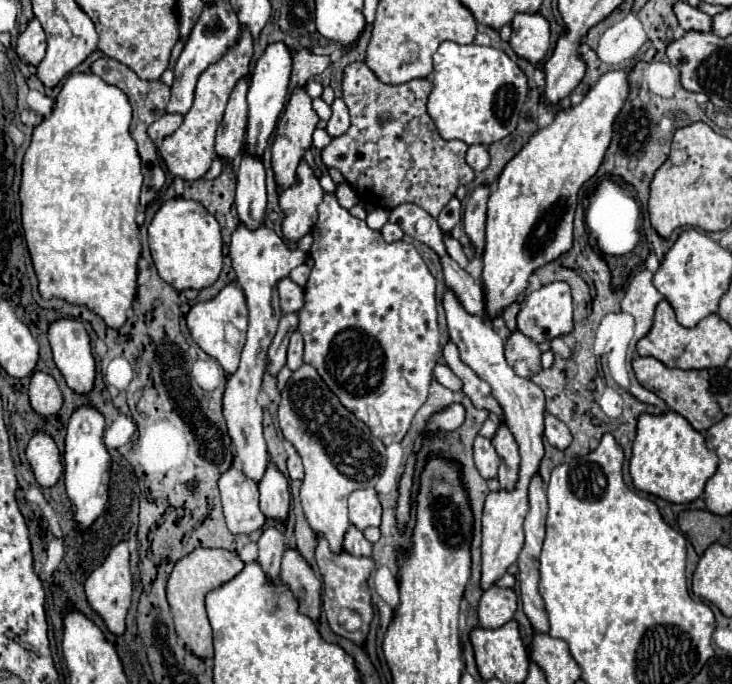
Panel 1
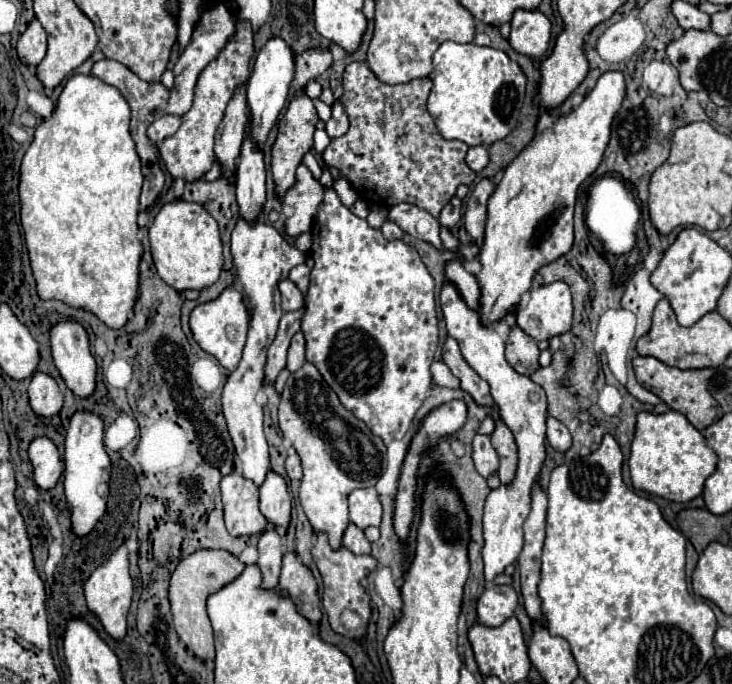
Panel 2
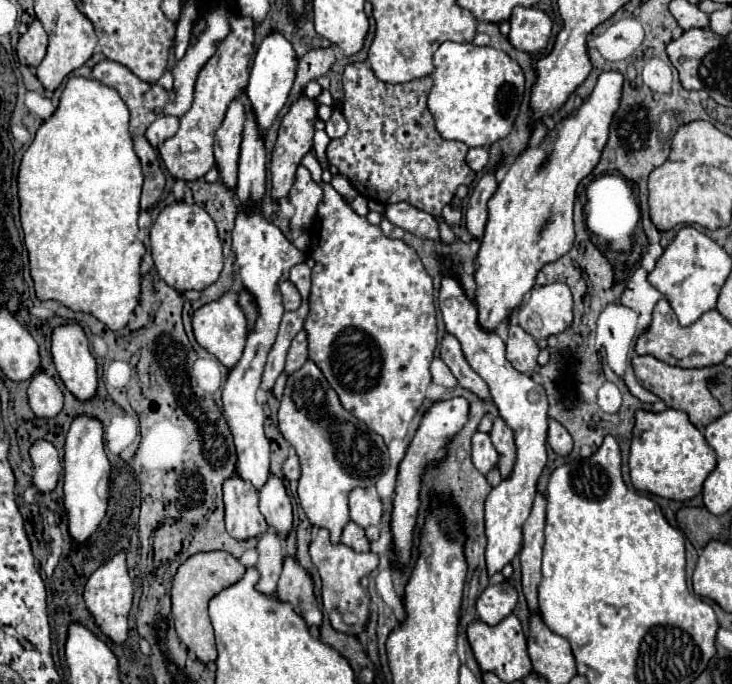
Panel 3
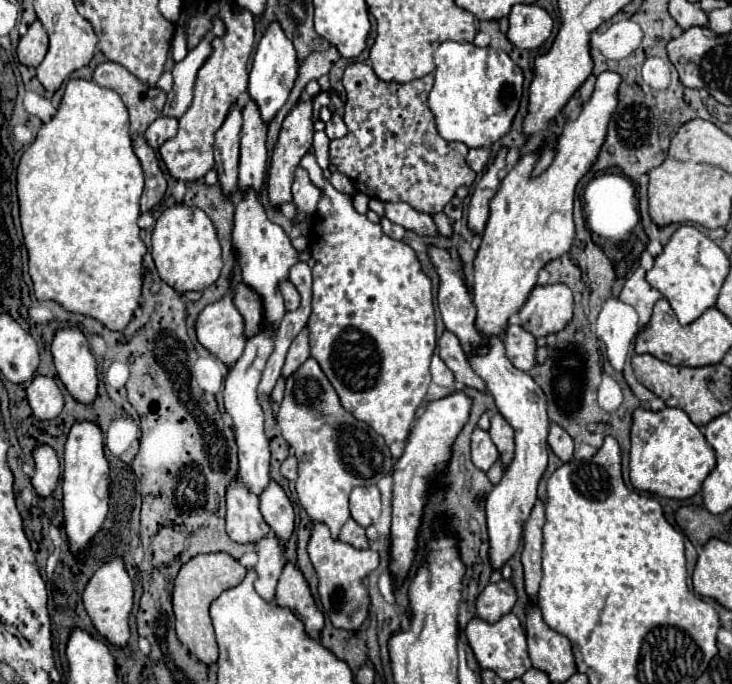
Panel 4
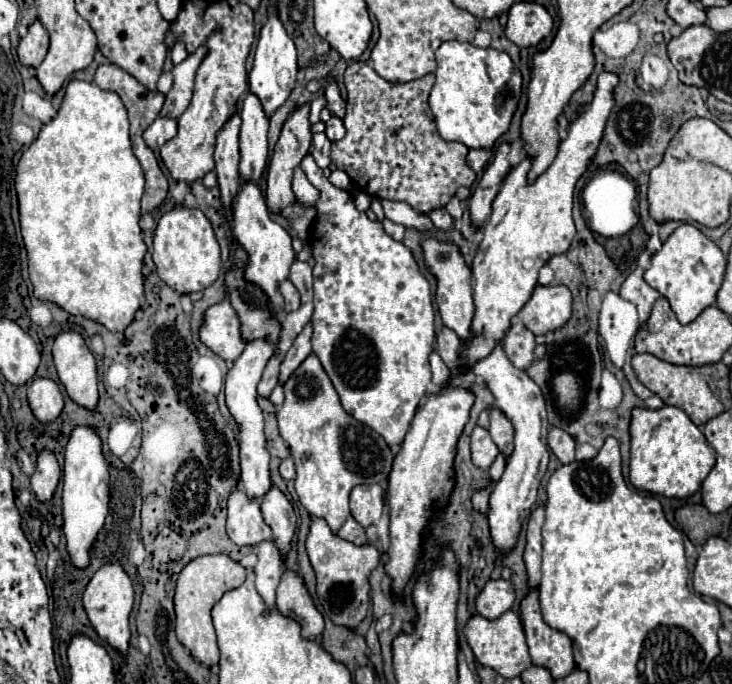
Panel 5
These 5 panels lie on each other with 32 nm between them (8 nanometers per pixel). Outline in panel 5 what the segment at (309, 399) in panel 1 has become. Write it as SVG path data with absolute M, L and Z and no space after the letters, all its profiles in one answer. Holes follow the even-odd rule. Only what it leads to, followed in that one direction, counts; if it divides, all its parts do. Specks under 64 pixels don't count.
M310 354L304 360L304 364L300 364L300 368L286 380L284 394L286 394L286 400L278 408L276 416L278 416L280 434L288 442L292 450L292 458L296 462L296 492L298 492L300 504L308 510L312 518L326 520L332 532L336 534L340 526L346 522L346 518L350 516L350 508L348 508L350 490L360 484L378 484L380 480L384 480L392 470L394 456L378 432L358 422L342 408L340 398L332 382L328 380L324 368L320 368L320 360L316 360L316 356Z

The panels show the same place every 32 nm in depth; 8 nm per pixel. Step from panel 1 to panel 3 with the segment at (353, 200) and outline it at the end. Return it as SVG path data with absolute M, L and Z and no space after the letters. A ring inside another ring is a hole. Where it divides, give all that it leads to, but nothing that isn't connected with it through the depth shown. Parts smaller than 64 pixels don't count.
M340 174L332 178L332 188L334 188L348 204L352 204L352 200L354 200L356 194L358 194L358 192L352 188L352 184L350 184L344 176L340 176Z

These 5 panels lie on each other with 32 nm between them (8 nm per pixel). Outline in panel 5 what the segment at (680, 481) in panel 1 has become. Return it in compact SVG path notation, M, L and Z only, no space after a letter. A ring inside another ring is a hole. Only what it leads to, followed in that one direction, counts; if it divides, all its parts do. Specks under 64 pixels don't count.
M664 406L660 410L632 410L632 450L630 450L630 482L634 488L660 494L666 498L688 498L702 486L704 478L716 462L714 448L706 442L698 426L684 410Z

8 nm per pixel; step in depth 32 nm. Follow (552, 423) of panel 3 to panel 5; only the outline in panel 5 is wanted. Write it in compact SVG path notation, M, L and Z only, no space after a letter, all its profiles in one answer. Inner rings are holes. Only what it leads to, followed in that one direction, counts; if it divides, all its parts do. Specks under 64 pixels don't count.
M556 426L550 428L548 446L552 448L552 452L558 456L558 460L562 464L570 464L574 460L574 440L562 428L556 428Z

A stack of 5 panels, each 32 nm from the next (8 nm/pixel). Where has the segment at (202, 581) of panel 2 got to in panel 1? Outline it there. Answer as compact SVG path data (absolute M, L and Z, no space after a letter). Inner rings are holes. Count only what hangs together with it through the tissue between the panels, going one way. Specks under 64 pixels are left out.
M196 548L194 552L190 552L188 556L184 556L174 564L174 570L166 586L166 596L174 618L176 634L202 660L212 658L212 628L206 616L204 598L212 588L218 588L220 584L232 580L232 576L236 576L242 568L244 562L234 552L224 548Z

